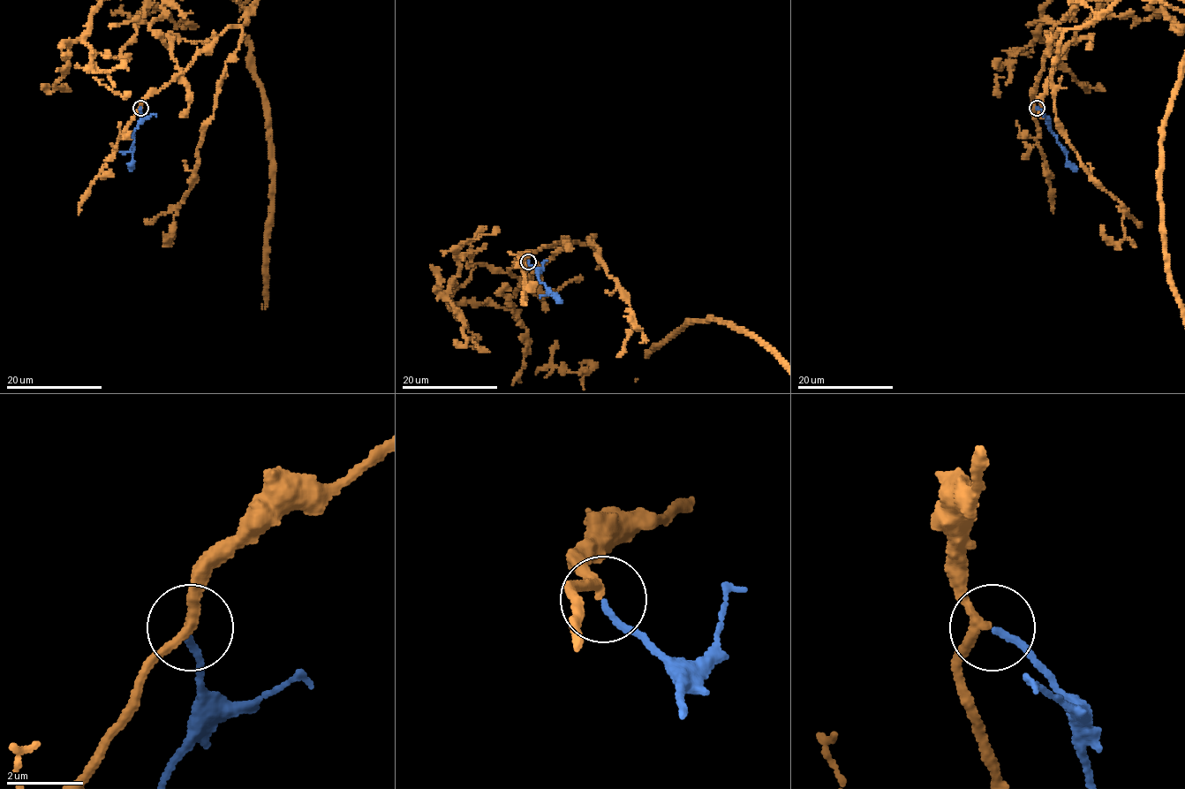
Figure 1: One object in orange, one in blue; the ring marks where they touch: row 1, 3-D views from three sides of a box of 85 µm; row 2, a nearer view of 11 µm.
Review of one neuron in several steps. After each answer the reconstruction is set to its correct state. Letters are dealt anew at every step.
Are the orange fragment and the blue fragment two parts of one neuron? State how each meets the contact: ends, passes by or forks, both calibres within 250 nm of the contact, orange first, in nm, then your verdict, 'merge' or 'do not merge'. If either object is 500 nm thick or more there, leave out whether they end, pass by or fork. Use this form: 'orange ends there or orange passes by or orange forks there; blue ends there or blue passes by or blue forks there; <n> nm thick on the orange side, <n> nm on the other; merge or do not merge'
orange passes by; blue ends there; 200 nm thick on the orange side, 150 nm on the other; merge

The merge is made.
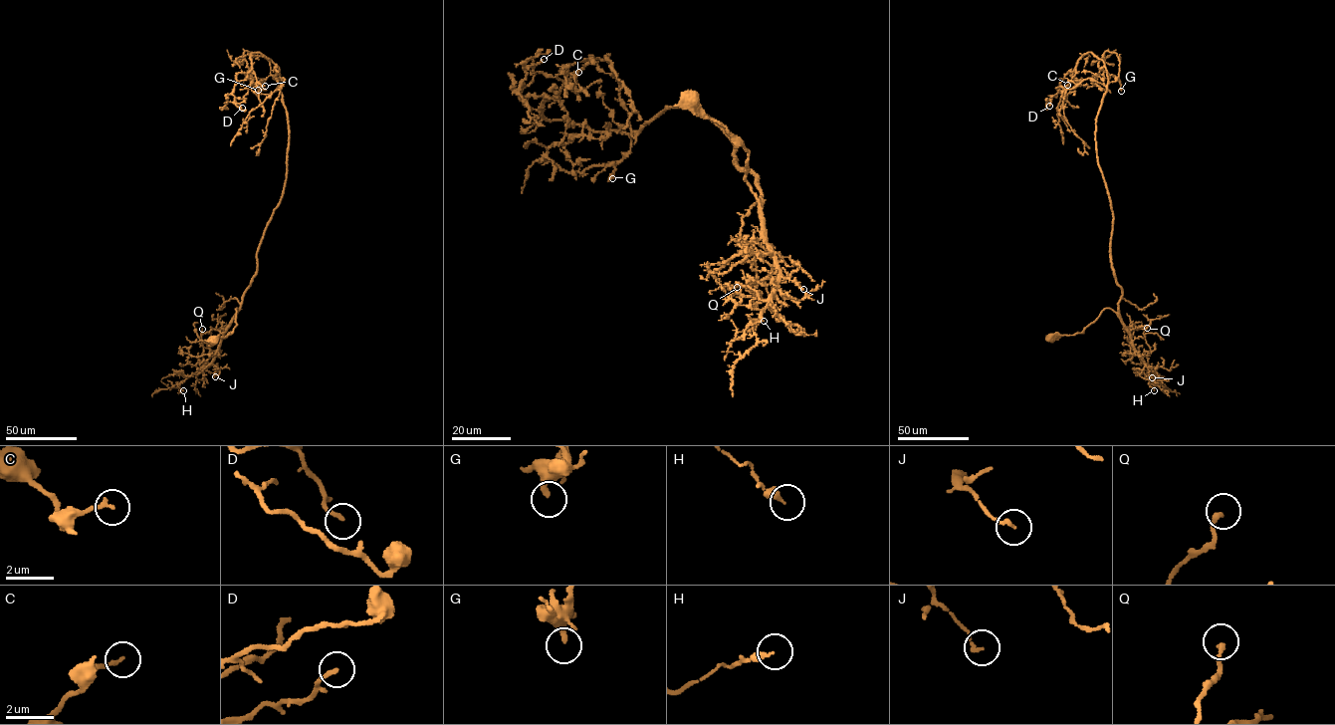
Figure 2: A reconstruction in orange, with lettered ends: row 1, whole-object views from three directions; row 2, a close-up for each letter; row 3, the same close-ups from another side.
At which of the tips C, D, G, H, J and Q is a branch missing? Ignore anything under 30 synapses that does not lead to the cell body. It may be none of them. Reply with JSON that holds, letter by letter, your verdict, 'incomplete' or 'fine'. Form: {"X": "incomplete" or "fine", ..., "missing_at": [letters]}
{"C": "fine", "D": "fine", "G": "fine", "H": "fine", "J": "fine", "Q": "fine", "missing_at": []}

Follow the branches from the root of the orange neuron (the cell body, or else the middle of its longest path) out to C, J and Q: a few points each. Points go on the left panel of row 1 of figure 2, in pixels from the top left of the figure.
C: (214, 340), (237, 324), (235, 310), (283, 190), (288, 120), (279, 69), (252, 53), (252, 70), (265, 86)
J: (214, 340), (232, 334), (237, 324), (237, 308), (212, 362), (215, 376)
Q: (214, 340), (232, 334), (237, 324), (237, 308), (214, 360), (198, 367), (196, 362), (203, 350), (202, 329)

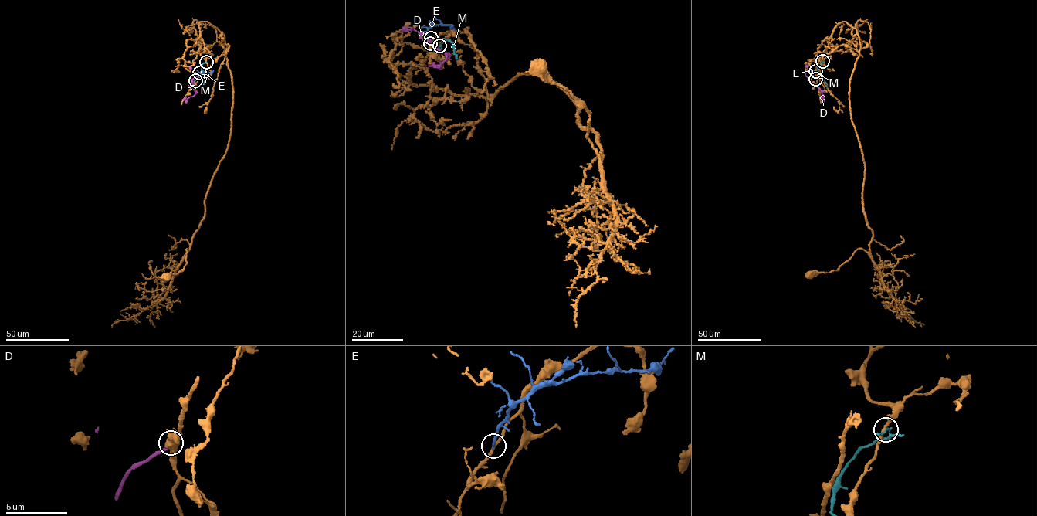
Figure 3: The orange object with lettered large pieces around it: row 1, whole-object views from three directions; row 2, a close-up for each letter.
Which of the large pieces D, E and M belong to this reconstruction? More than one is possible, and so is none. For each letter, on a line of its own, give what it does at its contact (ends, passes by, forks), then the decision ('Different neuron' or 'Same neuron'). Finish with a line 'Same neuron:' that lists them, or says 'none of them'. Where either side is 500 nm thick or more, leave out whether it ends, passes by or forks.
D: Different neuron
E: It ends there. Different neuron
M: It forks there. Different neuron
Same neuron: none of them

